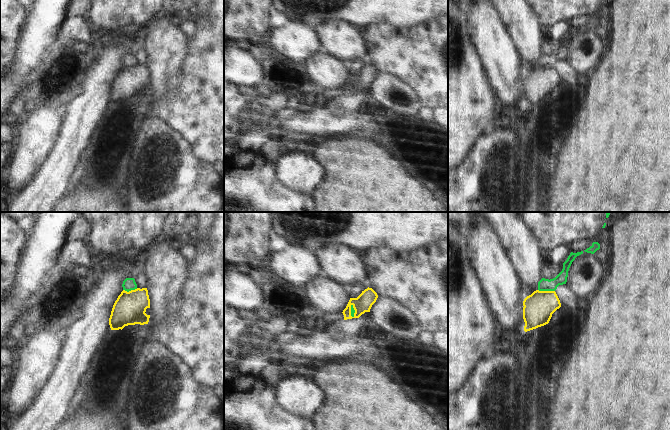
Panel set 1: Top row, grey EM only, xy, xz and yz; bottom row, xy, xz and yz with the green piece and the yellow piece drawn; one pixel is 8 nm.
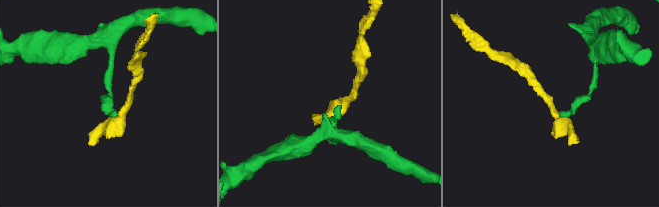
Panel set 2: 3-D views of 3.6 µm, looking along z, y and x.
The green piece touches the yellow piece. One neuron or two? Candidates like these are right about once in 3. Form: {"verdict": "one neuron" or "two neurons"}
{"verdict": "two neurons"}

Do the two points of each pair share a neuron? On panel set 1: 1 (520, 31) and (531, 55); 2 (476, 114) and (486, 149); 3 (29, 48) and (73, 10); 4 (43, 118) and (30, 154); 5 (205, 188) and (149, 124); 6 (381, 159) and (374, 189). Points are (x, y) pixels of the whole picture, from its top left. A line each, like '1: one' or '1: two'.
1: one
2: two
3: two
4: one
5: one
6: one

